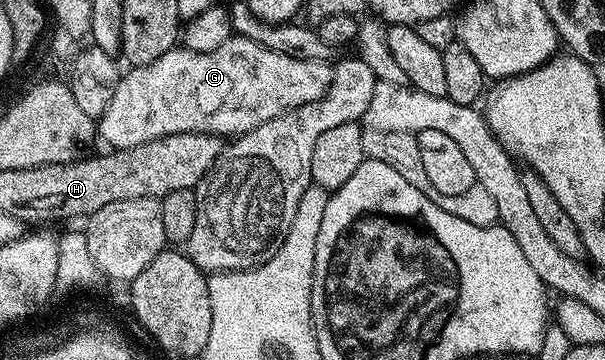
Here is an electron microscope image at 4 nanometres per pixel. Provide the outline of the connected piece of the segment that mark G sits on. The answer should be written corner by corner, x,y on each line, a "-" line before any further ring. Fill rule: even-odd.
236,33
219,49
193,52
178,45
151,65
128,70
122,74
115,97
96,120
100,142
102,139
106,148
119,151
175,133
245,135
296,107
319,101
329,92
335,74
326,60
287,57

